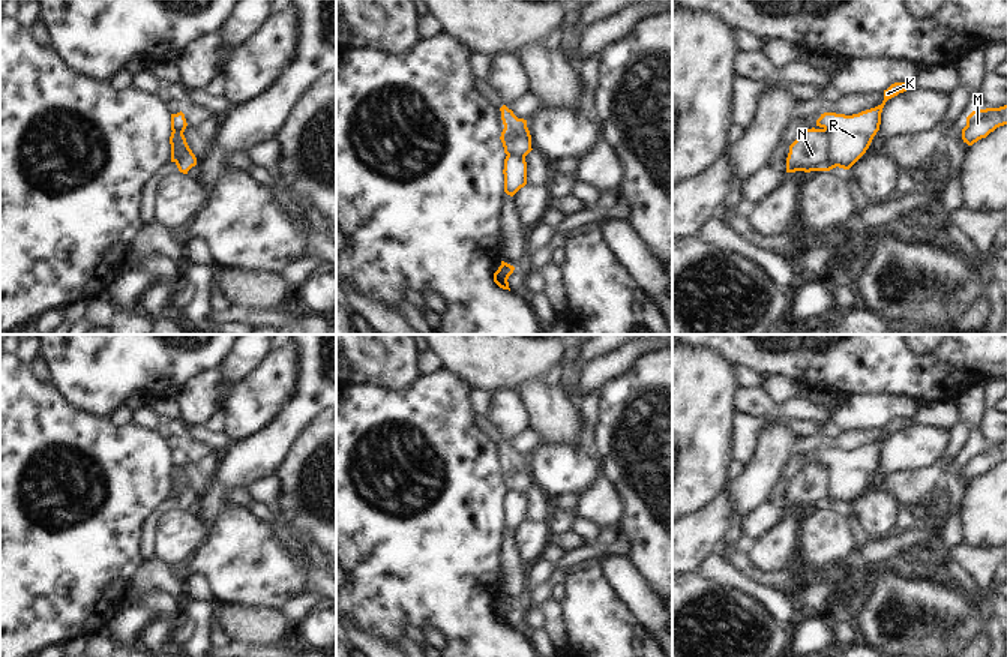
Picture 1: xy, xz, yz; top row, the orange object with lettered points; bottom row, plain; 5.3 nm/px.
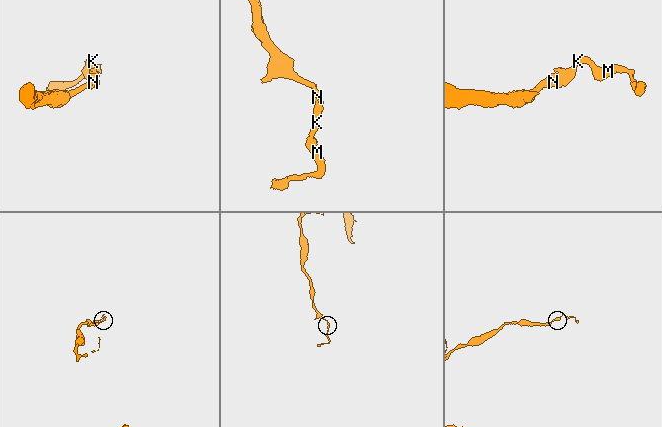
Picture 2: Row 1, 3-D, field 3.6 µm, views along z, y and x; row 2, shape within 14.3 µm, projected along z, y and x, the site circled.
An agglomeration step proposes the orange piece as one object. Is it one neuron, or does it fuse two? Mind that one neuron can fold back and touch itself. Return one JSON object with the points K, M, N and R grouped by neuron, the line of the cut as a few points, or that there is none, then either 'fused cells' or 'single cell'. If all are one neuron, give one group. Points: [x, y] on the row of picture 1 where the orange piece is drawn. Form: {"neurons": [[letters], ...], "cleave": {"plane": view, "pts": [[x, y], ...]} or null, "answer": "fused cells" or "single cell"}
{"neurons": [["K", "M", "R"], ["N"]], "cleave": {"plane": "yz", "pts": [[824, 128], [827, 150], [836, 165]]}, "answer": "fused cells"}

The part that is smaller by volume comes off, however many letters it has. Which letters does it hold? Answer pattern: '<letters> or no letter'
K, M, R

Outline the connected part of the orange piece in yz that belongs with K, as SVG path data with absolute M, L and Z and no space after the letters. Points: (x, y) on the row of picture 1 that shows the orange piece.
M894 82L884 90L881 105L845 116L824 112L816 120L816 126L824 128L828 134L828 152L836 166L849 170L869 148L873 136L879 130L881 112L885 102L899 93L909 90L909 82Z

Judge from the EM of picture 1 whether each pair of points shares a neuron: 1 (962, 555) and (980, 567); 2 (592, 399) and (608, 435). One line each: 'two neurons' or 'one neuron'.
1: one neuron
2: two neurons

